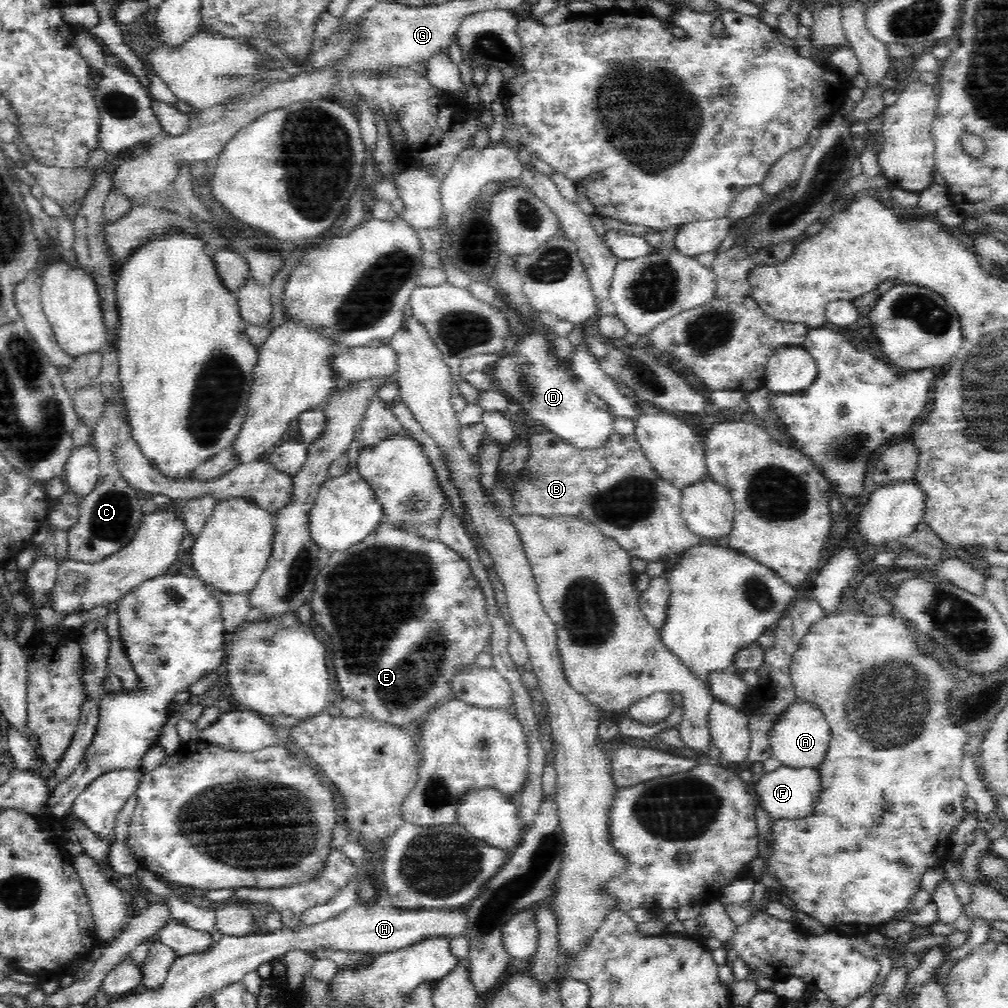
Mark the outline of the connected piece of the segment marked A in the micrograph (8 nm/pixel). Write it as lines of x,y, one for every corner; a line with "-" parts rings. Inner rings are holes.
794,702
791,708
781,714
778,721
770,730
772,756
780,760
788,768
820,768
830,748
831,730
827,719
820,709
808,702

